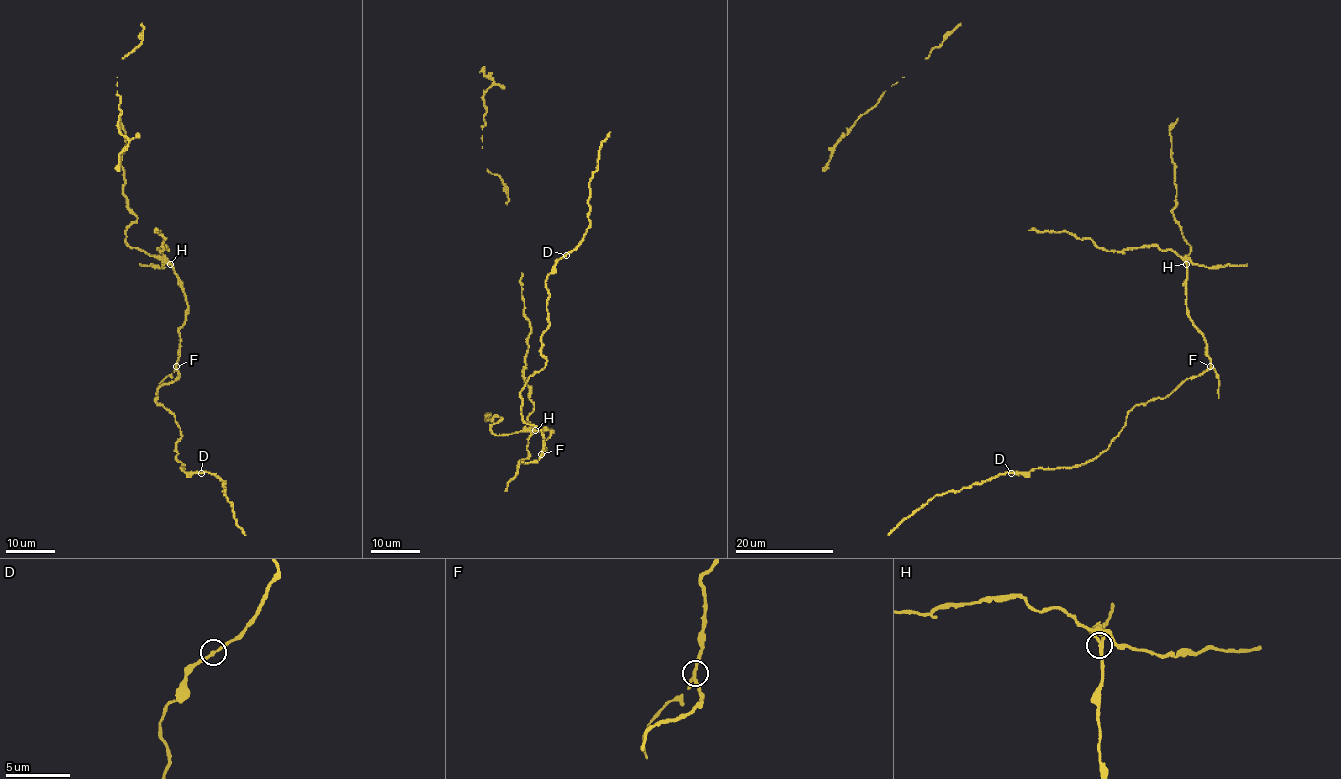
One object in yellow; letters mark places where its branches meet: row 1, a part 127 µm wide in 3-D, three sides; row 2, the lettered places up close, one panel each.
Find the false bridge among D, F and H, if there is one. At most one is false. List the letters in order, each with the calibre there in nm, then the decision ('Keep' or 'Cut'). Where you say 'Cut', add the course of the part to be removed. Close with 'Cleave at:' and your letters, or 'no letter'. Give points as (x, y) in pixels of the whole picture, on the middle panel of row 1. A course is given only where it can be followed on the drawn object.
D: Thickness 260 nm. Keep
F: Thickness 220 nm. Keep
H: Thickness 240 nm. Cut. Course of the part to remove: (535, 430), (528, 418), (534, 404), (529, 398), (529, 386), (524, 377), (530, 322), (524, 309), (522, 272)
Cleave at: H

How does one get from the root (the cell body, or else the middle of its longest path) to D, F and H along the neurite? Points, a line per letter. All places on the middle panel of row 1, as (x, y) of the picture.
D: (552, 430), (541, 454), (544, 436), (523, 419), (520, 392), (545, 366), (545, 280), (566, 255)
F: (552, 430), (544, 441), (545, 451), (541, 454)
H: (552, 430), (535, 430)

